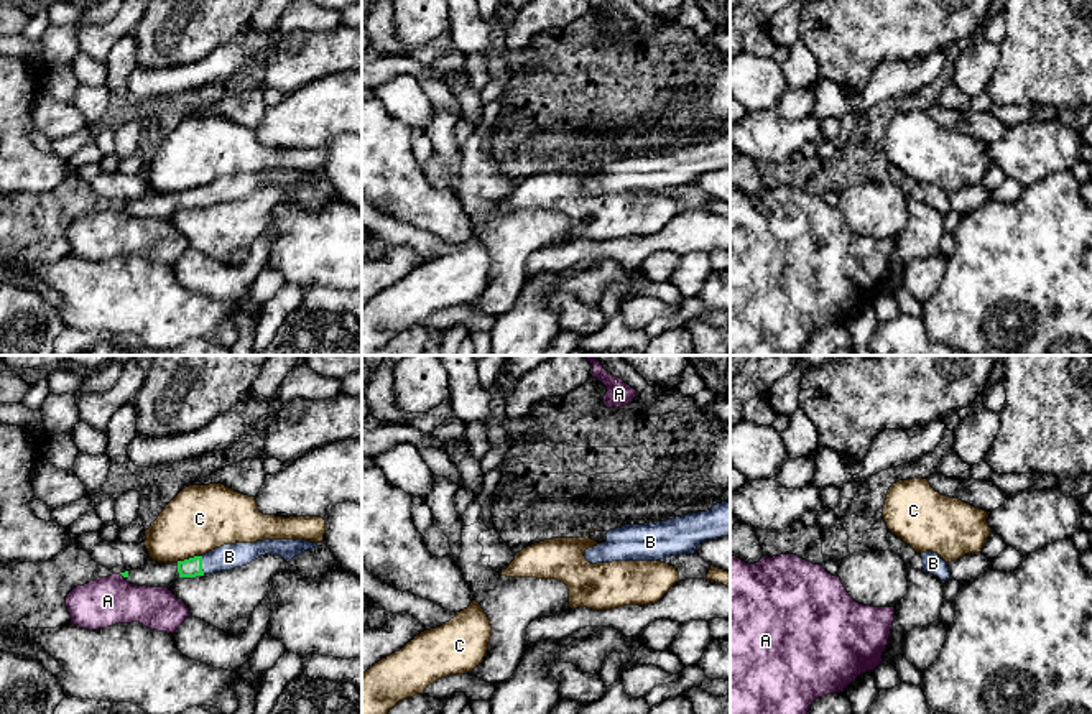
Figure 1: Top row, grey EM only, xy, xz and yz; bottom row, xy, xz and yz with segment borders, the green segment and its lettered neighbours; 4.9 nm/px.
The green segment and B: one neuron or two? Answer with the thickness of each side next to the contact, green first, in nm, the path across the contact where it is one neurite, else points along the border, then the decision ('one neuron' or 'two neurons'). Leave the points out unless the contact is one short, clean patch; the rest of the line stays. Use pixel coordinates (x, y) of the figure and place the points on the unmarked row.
100 nm thick on the green side, 130 nm on the other; runs through xy (189, 199), (201, 196), (229, 188); one neuron

